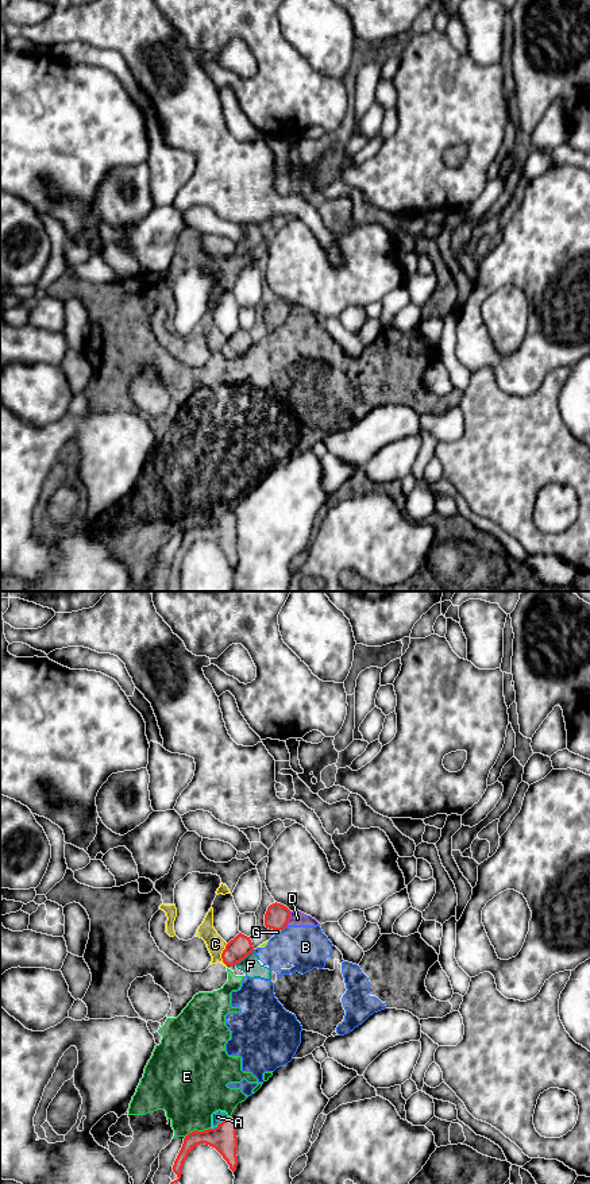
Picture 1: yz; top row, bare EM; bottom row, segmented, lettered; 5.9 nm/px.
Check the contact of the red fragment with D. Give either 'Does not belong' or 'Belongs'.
Does not belong

